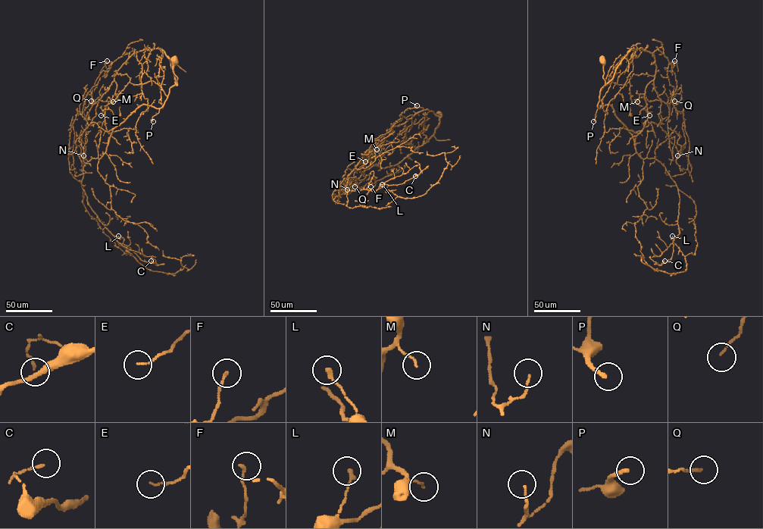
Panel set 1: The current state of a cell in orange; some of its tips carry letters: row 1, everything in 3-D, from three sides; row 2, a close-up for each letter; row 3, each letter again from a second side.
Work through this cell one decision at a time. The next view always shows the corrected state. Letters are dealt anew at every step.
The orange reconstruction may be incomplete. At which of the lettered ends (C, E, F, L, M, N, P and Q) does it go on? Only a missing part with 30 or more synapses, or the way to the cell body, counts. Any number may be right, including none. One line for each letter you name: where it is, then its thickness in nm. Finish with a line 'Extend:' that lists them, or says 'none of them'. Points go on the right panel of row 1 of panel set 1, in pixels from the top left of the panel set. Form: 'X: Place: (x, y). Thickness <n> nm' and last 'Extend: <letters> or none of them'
Extend: none of them

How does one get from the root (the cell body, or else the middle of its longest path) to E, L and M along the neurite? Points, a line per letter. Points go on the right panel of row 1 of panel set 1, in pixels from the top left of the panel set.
E: (602, 61), (605, 85), (601, 89), (598, 107), (610, 104), (634, 141), (649, 115)
L: (602, 61), (605, 85), (598, 107), (611, 107), (636, 152), (659, 161), (678, 189), (680, 233), (672, 236)
M: (602, 61), (605, 85), (599, 95), (611, 81), (618, 84), (629, 82), (630, 99), (633, 102), (637, 101)

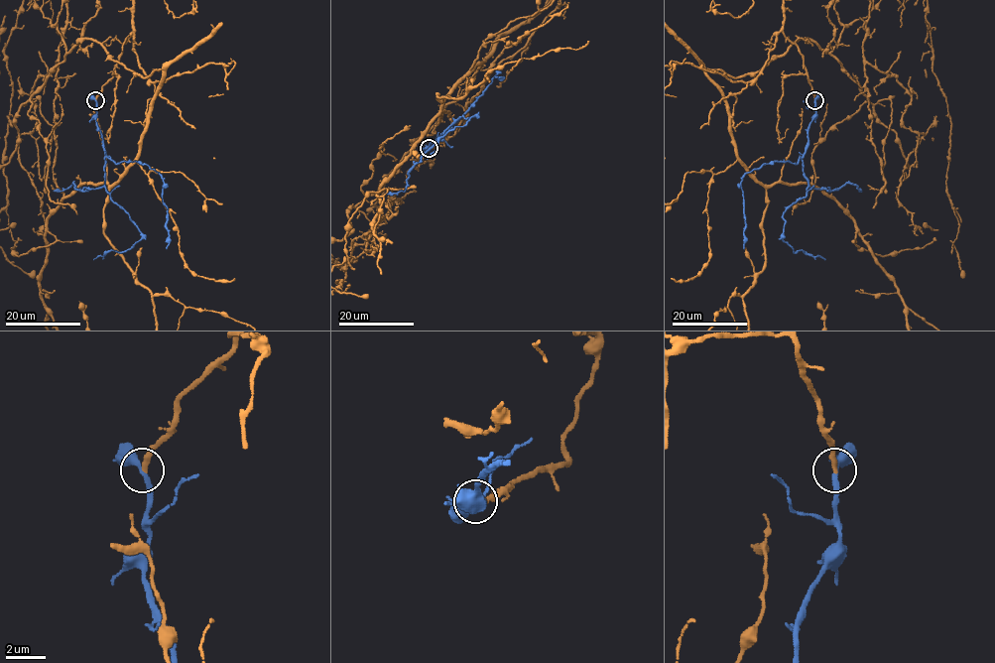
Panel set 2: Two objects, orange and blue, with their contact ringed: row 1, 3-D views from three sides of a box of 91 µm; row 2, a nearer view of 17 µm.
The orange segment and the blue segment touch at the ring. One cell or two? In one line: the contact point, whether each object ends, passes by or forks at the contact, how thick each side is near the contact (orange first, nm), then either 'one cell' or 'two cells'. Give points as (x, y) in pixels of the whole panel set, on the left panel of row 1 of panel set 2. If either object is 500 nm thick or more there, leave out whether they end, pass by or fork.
place (95, 100); orange ends; blue passes by; calibres 300 and 300 nm; one cell

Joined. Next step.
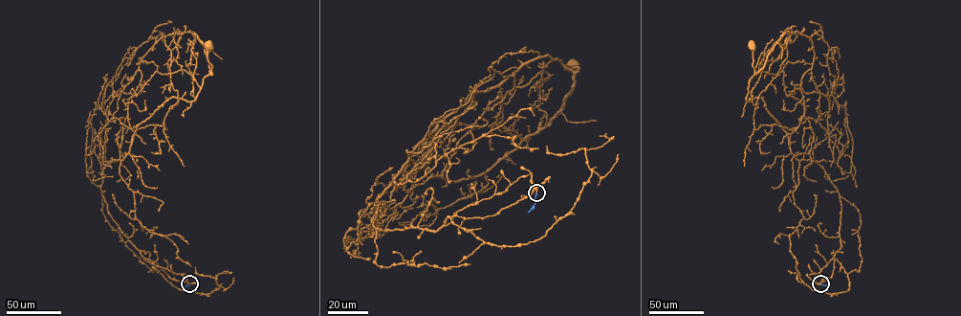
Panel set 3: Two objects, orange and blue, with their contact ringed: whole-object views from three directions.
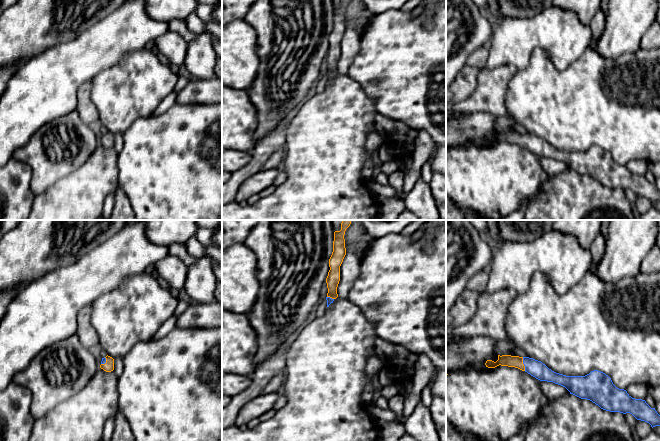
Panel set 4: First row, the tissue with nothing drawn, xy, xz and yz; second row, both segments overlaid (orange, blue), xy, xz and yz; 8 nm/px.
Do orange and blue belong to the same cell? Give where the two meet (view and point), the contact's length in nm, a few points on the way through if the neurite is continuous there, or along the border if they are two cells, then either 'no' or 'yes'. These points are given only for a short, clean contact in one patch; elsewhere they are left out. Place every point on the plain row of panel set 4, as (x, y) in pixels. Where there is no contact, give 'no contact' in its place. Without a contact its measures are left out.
yz (523, 140) | 110 nm | across yz (505, 136), (523, 140), (528, 140), (535, 144) | yes

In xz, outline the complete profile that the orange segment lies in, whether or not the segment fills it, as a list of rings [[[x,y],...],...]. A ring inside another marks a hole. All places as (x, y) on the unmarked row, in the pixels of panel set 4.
[[[341,0],[341,6],[334,8],[333,28],[329,35],[330,46],[326,54],[328,69],[327,69],[327,83],[338,73],[337,63],[340,57],[340,42],[346,31],[345,24],[345,7],[350,0]]]

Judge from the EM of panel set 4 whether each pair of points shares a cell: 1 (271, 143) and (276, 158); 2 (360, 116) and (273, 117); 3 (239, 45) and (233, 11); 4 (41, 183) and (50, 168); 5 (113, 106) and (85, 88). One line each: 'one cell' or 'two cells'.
1: two cells
2: two cells
3: two cells
4: one cell
5: two cells

